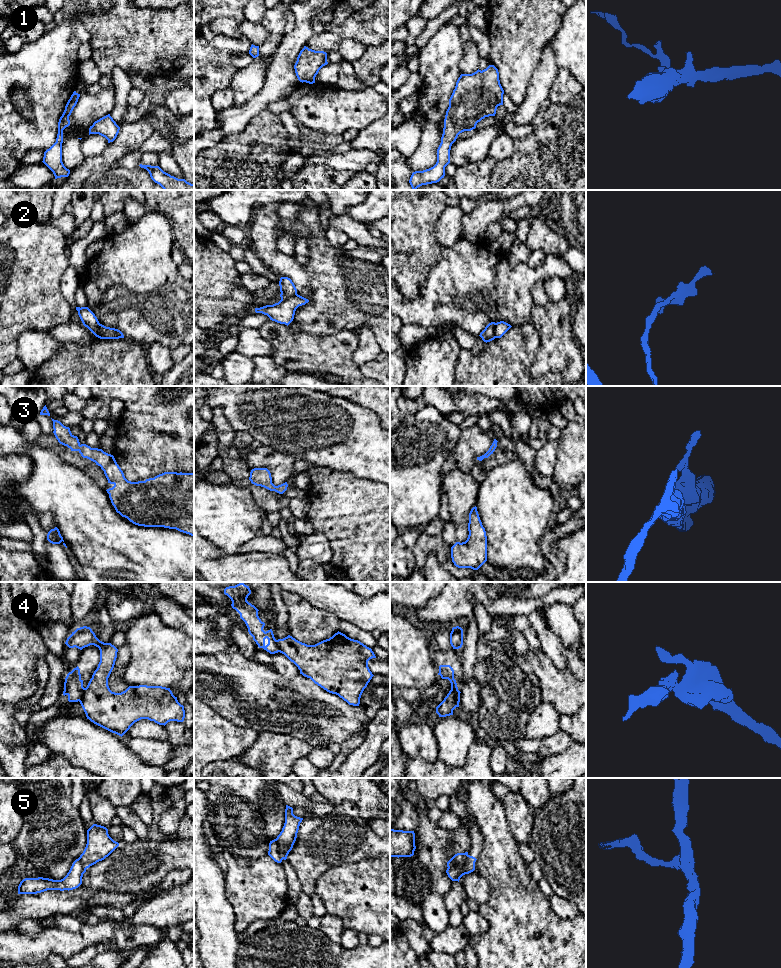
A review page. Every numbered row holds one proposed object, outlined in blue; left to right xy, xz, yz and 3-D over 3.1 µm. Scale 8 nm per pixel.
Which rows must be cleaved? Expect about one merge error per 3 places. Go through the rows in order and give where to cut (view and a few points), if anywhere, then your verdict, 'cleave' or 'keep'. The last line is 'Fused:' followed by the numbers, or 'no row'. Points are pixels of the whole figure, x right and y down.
1: cut none; keep
2: cut xz (296, 293), (288, 298), (281, 299); cleave
3: cut none; keep
4: cut xy (84, 688), (79, 701); cleave
5: cut yz (468, 855), (462, 863), (448, 867); cleave
Fused: 2, 4, 5

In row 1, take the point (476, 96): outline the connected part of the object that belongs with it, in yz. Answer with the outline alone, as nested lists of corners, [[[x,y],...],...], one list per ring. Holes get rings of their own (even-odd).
[[[494,65],[460,75],[449,99],[437,162],[429,169],[412,173],[409,183],[413,190],[444,178],[445,167],[450,163],[451,146],[458,135],[475,129],[485,117],[495,116],[497,107],[503,105],[503,94],[499,72]]]

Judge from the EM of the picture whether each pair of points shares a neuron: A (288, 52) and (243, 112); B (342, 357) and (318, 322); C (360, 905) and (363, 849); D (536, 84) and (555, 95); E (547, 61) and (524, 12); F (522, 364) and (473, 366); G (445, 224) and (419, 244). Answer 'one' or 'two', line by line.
A: one
B: two
C: two
D: two
E: two
F: one
G: two

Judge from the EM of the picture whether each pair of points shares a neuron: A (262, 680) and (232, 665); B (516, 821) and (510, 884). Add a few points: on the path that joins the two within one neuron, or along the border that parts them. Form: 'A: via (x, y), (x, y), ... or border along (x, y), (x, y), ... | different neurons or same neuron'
A: via (255, 680), (247, 680), (239, 672) | same neuron
B: border along (505, 816), (510, 832), (516, 841) | different neurons

